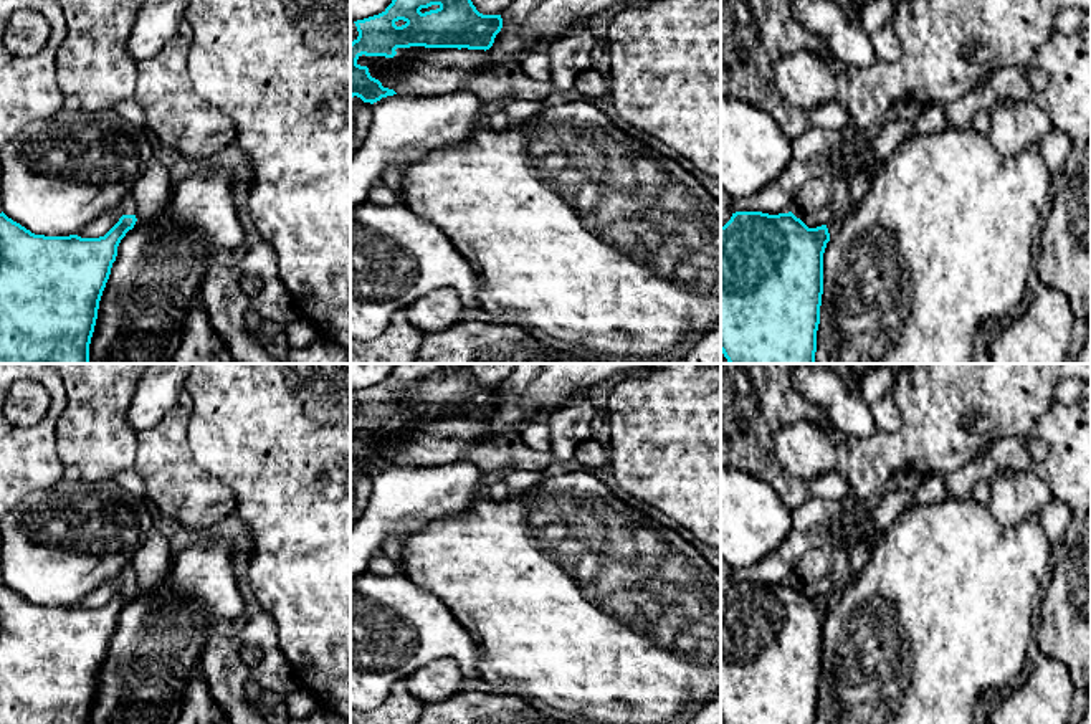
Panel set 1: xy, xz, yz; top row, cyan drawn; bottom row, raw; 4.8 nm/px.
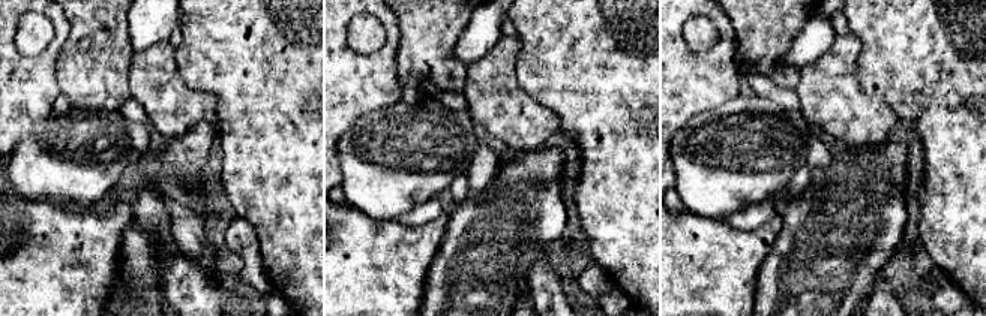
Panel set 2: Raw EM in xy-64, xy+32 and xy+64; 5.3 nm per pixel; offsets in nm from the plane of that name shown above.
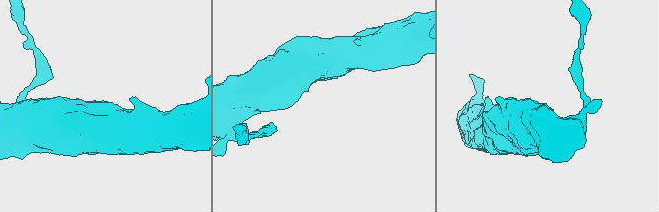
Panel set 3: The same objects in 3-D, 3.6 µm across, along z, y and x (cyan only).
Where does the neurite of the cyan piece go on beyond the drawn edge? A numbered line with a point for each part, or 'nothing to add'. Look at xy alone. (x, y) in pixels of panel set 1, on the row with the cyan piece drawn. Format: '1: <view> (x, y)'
1: xy (128, 207)

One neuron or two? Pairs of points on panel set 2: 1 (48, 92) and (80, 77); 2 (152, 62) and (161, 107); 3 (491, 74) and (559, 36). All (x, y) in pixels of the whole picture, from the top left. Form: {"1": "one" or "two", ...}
{"1": "two", "2": "one", "3": "two"}

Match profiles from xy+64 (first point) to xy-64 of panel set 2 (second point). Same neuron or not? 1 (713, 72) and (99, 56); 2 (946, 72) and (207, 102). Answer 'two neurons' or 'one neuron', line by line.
1: two neurons
2: two neurons

